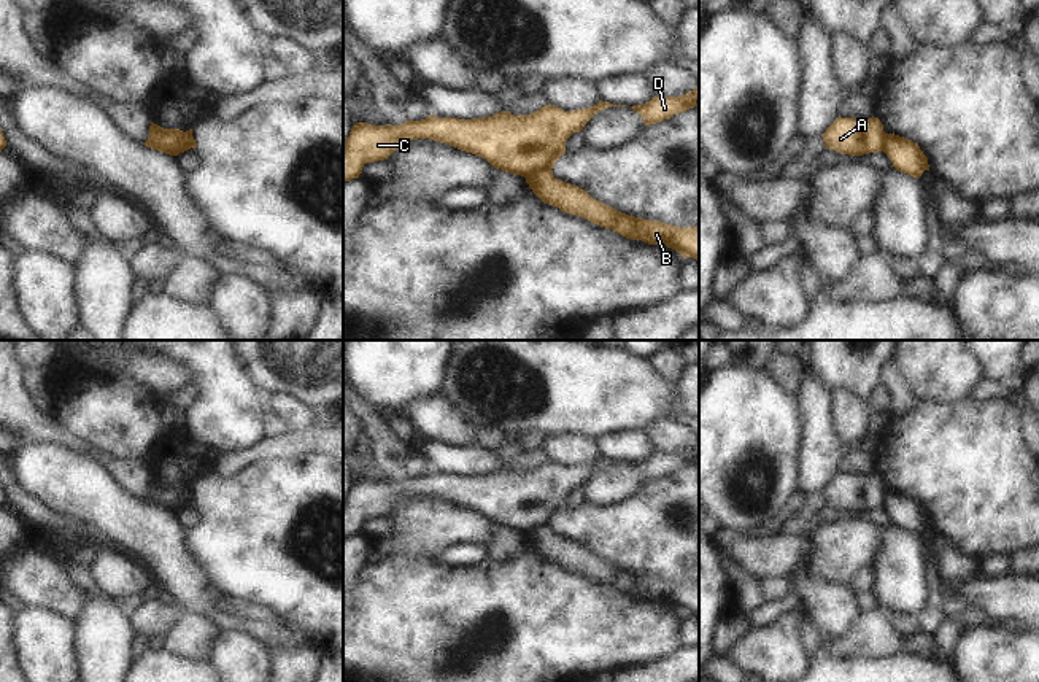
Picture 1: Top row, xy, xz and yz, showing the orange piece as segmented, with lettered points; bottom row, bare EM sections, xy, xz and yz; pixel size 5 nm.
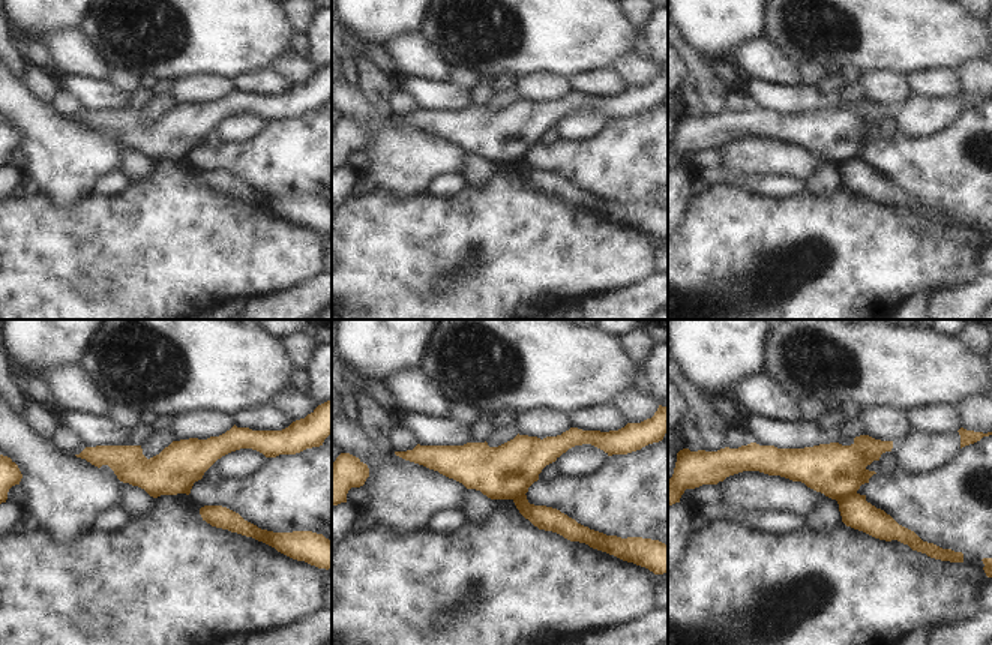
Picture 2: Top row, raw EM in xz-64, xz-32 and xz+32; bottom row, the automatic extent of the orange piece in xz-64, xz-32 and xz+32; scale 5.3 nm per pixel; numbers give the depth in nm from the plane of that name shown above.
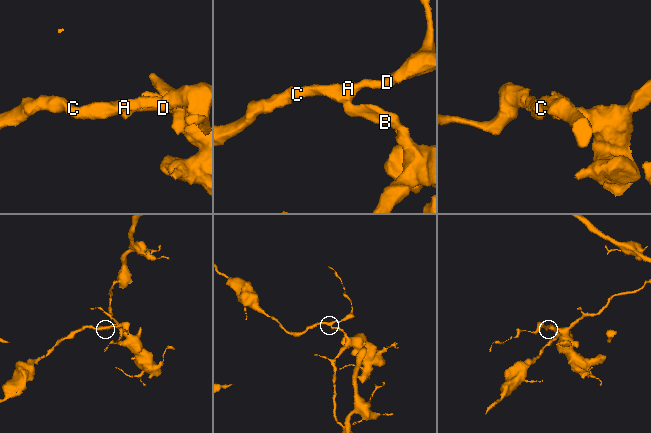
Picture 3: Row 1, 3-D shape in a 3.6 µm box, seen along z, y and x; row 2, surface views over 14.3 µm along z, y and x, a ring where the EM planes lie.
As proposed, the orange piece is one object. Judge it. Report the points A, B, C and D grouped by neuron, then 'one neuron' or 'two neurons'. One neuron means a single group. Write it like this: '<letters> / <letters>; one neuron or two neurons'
A C D / B; two neurons

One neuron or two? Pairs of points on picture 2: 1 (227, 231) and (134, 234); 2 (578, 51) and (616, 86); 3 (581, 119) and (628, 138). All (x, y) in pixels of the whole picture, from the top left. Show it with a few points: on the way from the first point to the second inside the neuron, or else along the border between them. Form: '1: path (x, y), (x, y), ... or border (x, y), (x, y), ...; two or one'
1: path (204, 234), (156, 234); one
2: border (610, 66), (587, 69), (568, 78); two
3: border (610, 120), (593, 135), (569, 140); two

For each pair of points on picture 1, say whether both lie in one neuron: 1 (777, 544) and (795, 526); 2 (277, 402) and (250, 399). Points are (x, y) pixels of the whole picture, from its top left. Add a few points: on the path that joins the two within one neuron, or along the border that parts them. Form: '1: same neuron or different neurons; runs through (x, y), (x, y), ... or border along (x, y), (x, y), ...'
1: different neurons; border along (779, 533), (788, 538), (803, 538)
2: different neurons; border along (262, 396), (267, 409)

